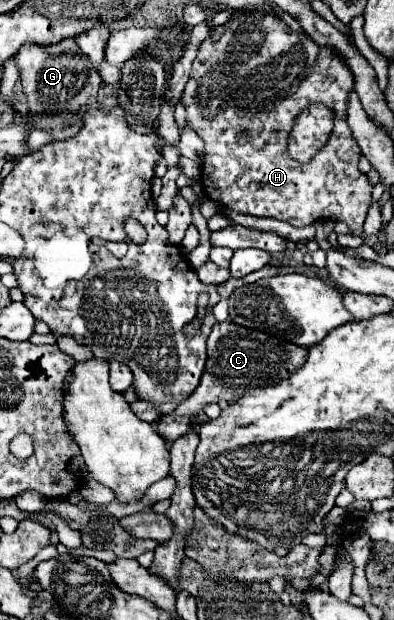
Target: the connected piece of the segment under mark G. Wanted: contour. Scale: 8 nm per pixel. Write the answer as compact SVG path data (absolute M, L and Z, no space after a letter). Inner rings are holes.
M72 39L60 41L52 47L28 45L16 53L16 63L20 71L22 91L26 95L32 115L54 115L62 111L76 111L82 105L90 107L98 103L98 93L102 79L90 59L76 47Z

